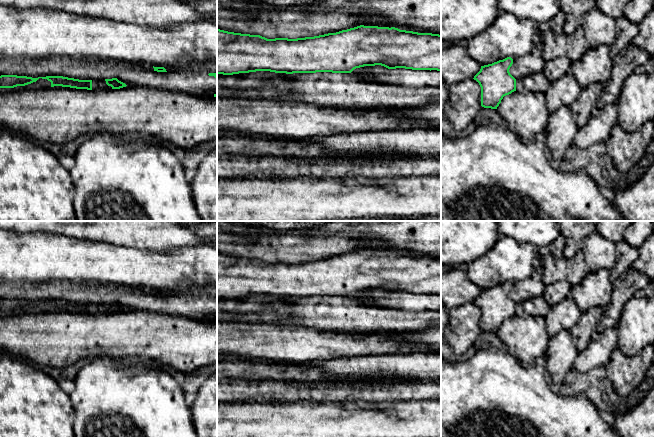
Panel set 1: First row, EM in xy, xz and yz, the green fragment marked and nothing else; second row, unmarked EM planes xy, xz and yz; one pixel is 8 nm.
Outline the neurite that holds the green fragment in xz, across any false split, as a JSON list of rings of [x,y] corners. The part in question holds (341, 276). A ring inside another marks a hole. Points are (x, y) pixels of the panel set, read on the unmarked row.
[[[360,249],[314,261],[267,263],[260,259],[217,253],[217,298],[233,299],[256,295],[286,298],[351,297],[356,292],[375,289],[388,293],[441,295],[441,259],[395,251]]]

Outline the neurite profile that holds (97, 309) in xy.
[[[92,304],[92,315],[109,315],[111,310],[106,308],[105,304]]]

